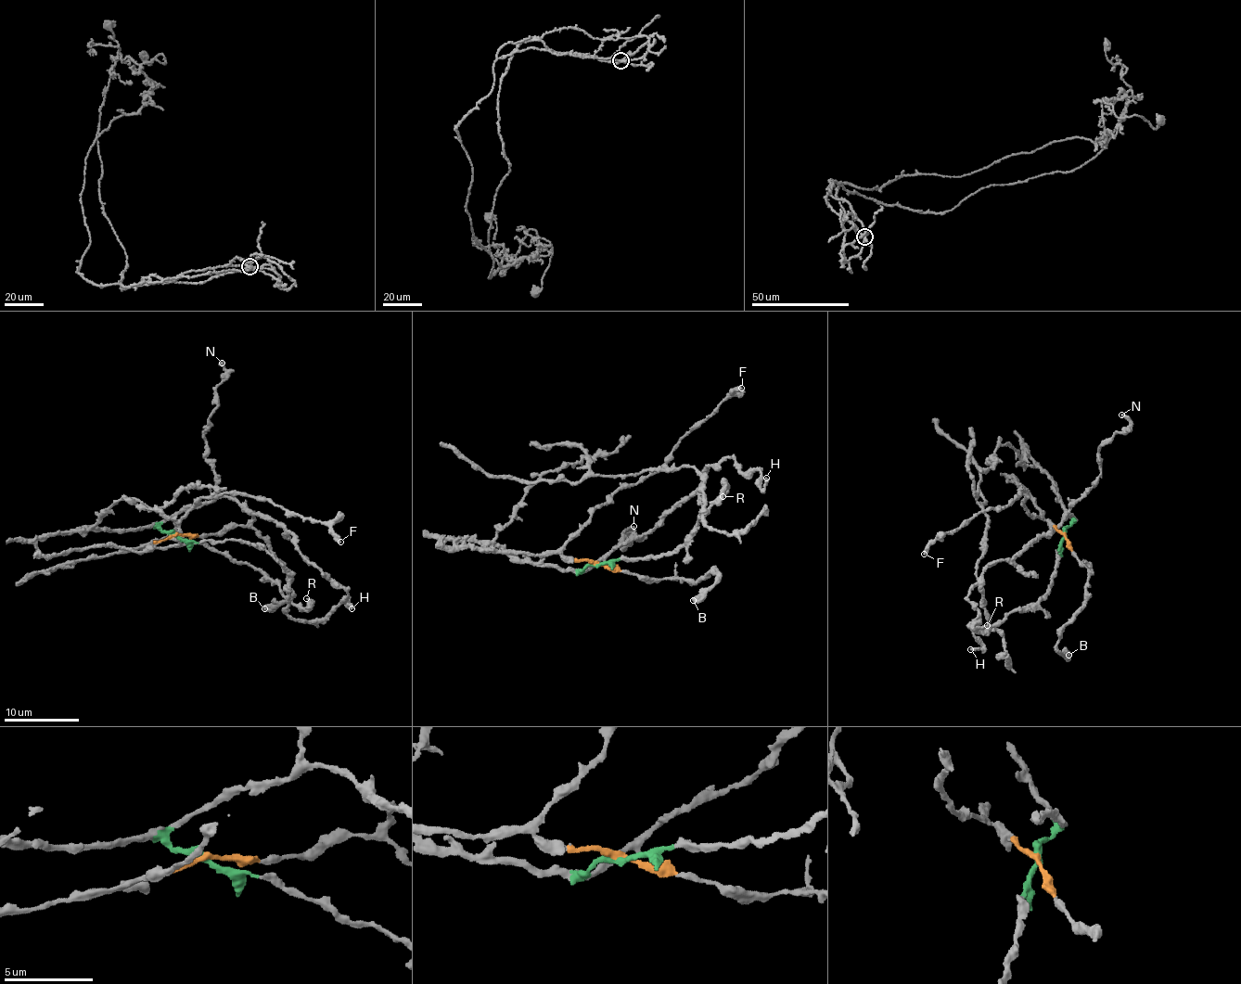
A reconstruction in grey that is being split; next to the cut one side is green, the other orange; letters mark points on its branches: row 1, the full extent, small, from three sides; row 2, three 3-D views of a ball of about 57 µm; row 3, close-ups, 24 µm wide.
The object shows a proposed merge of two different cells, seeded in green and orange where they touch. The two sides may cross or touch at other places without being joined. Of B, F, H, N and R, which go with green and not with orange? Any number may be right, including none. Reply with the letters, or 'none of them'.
H, N, R

